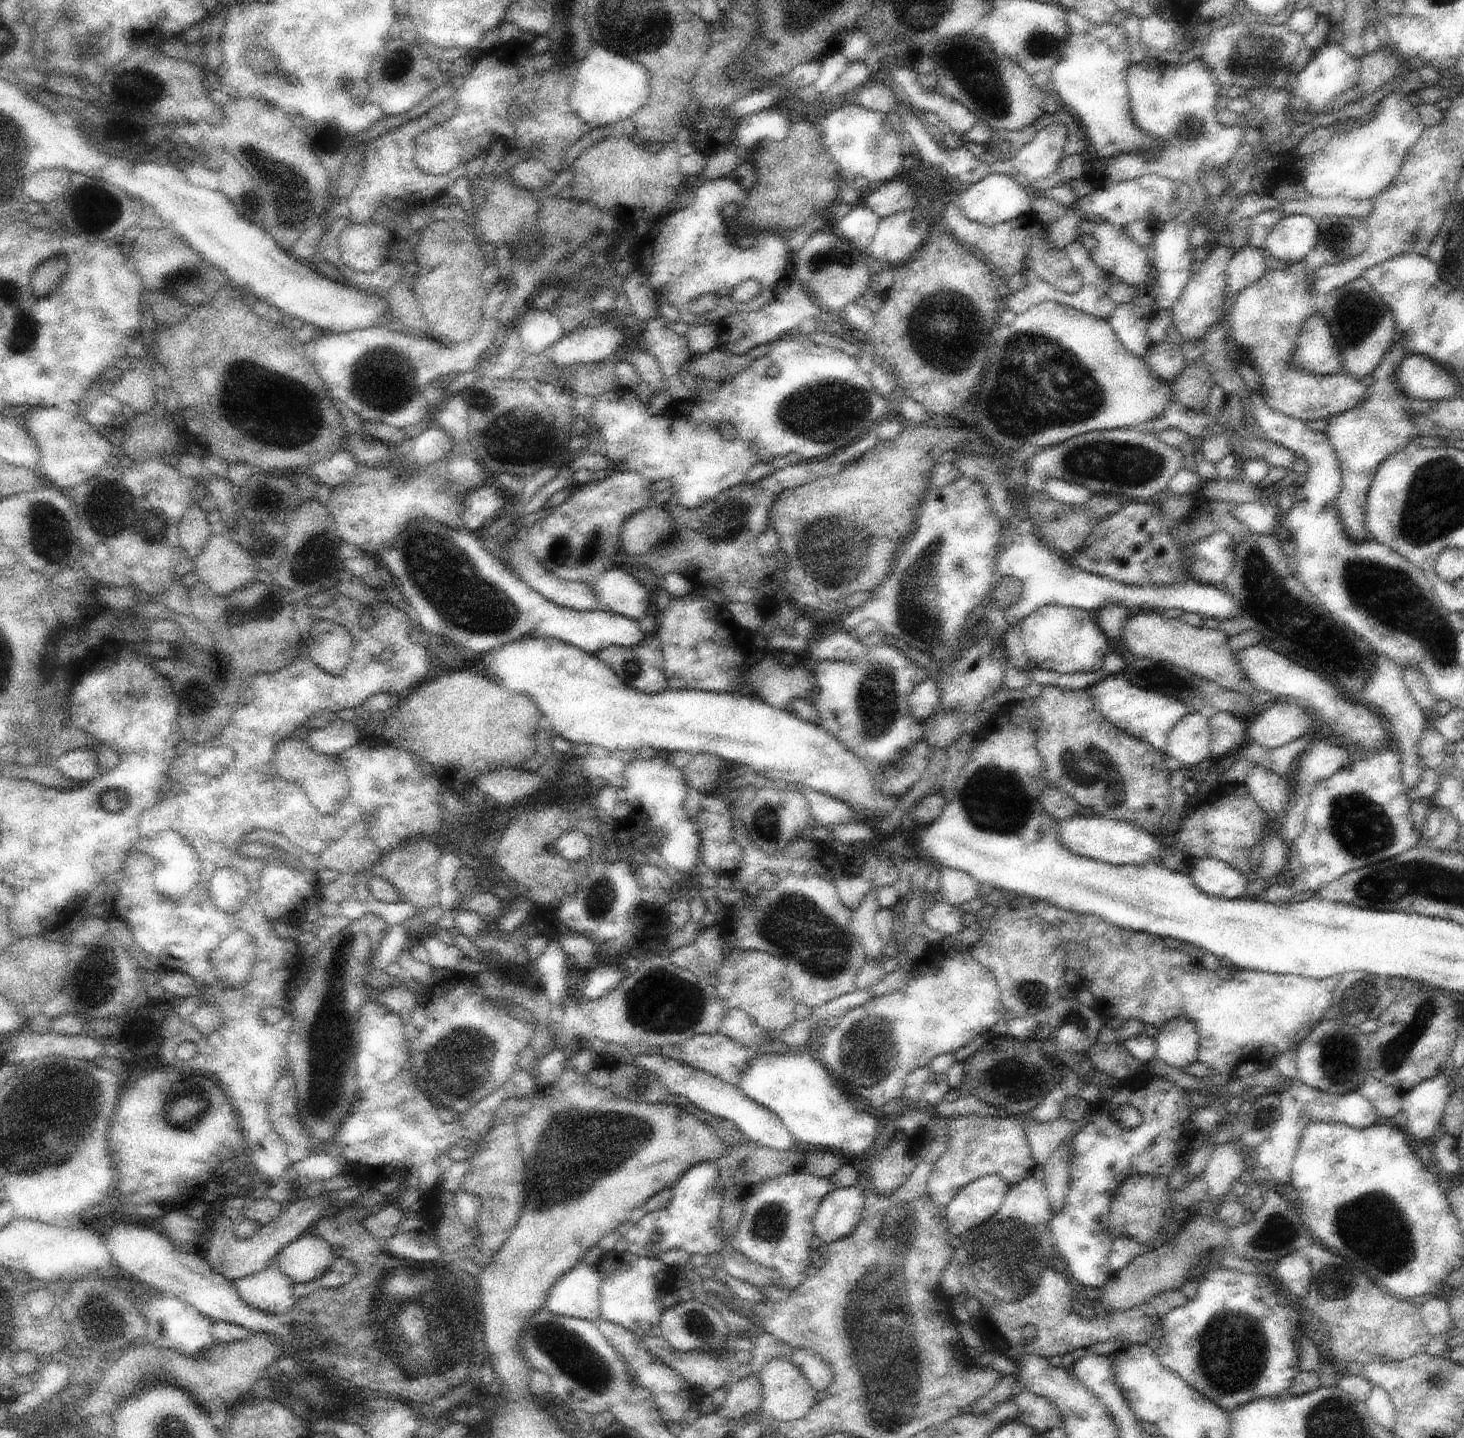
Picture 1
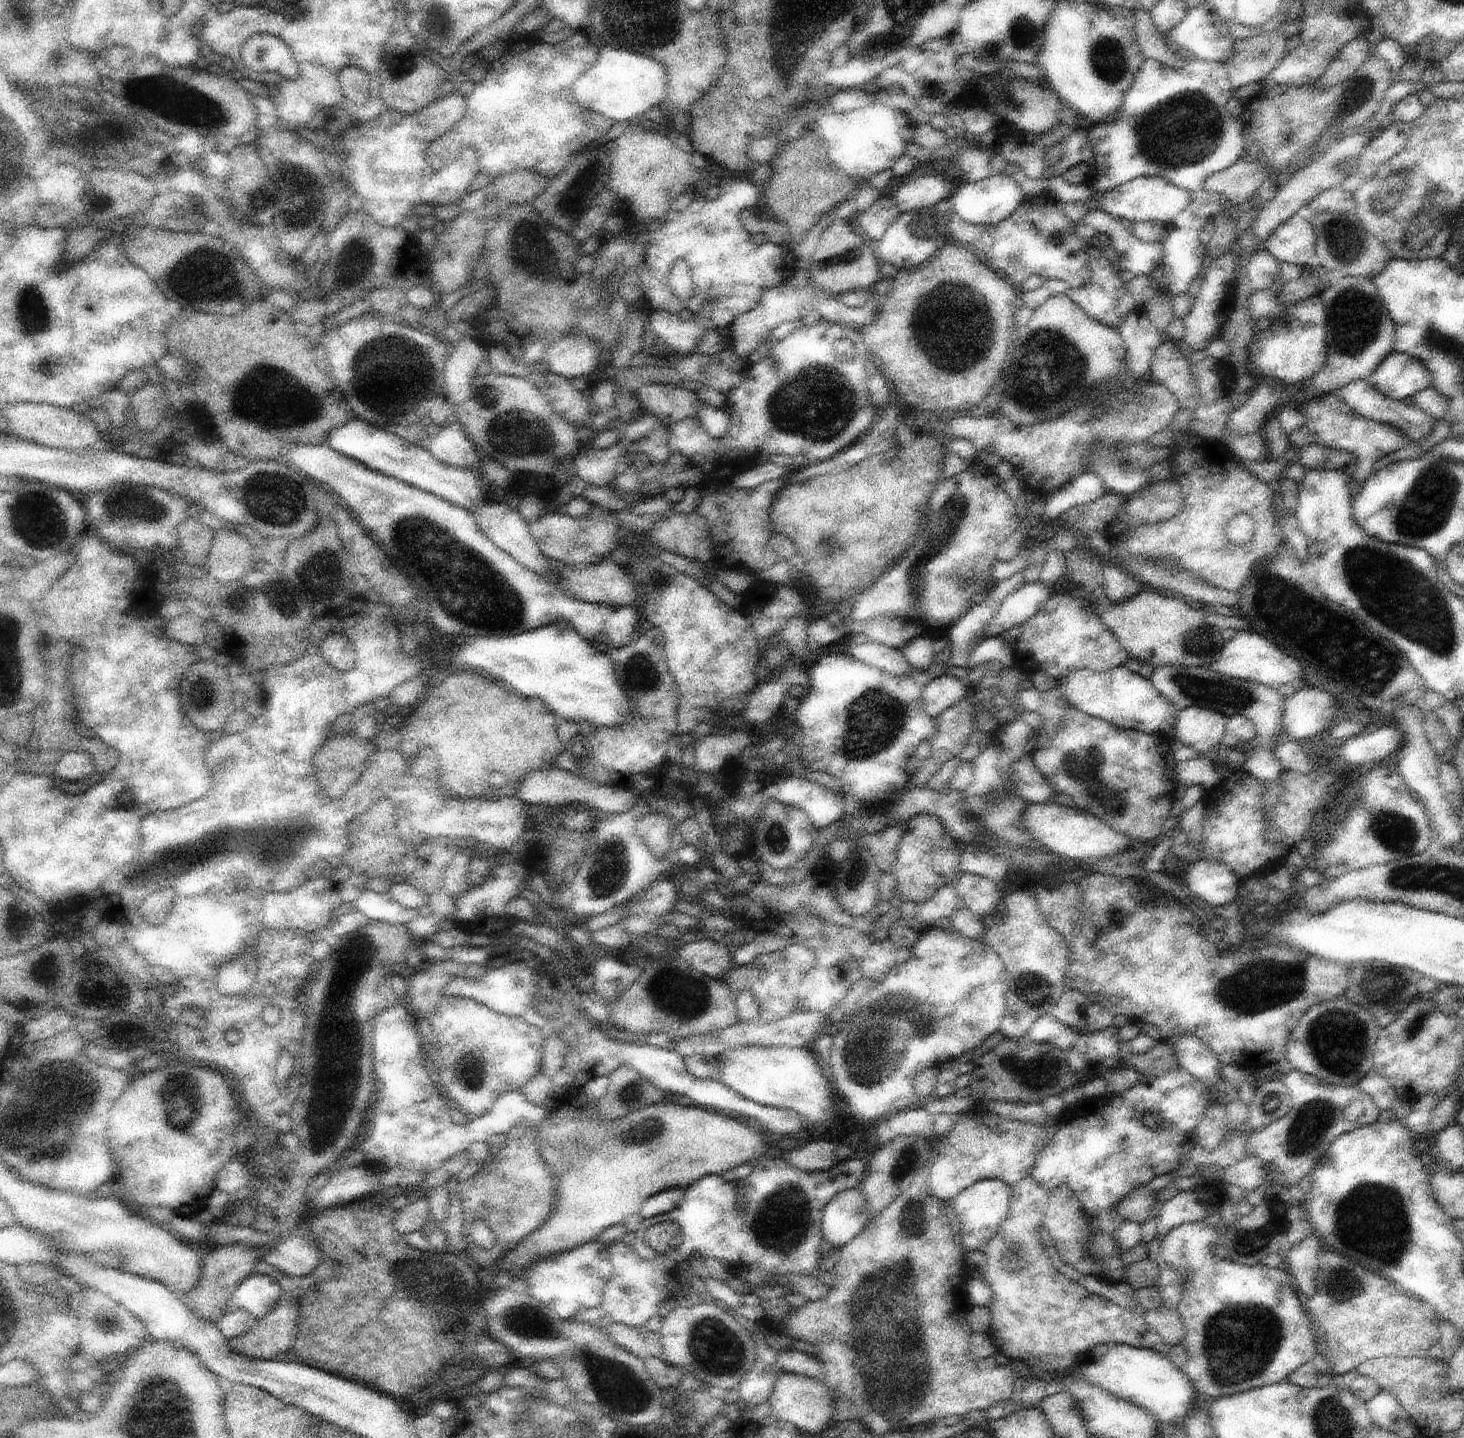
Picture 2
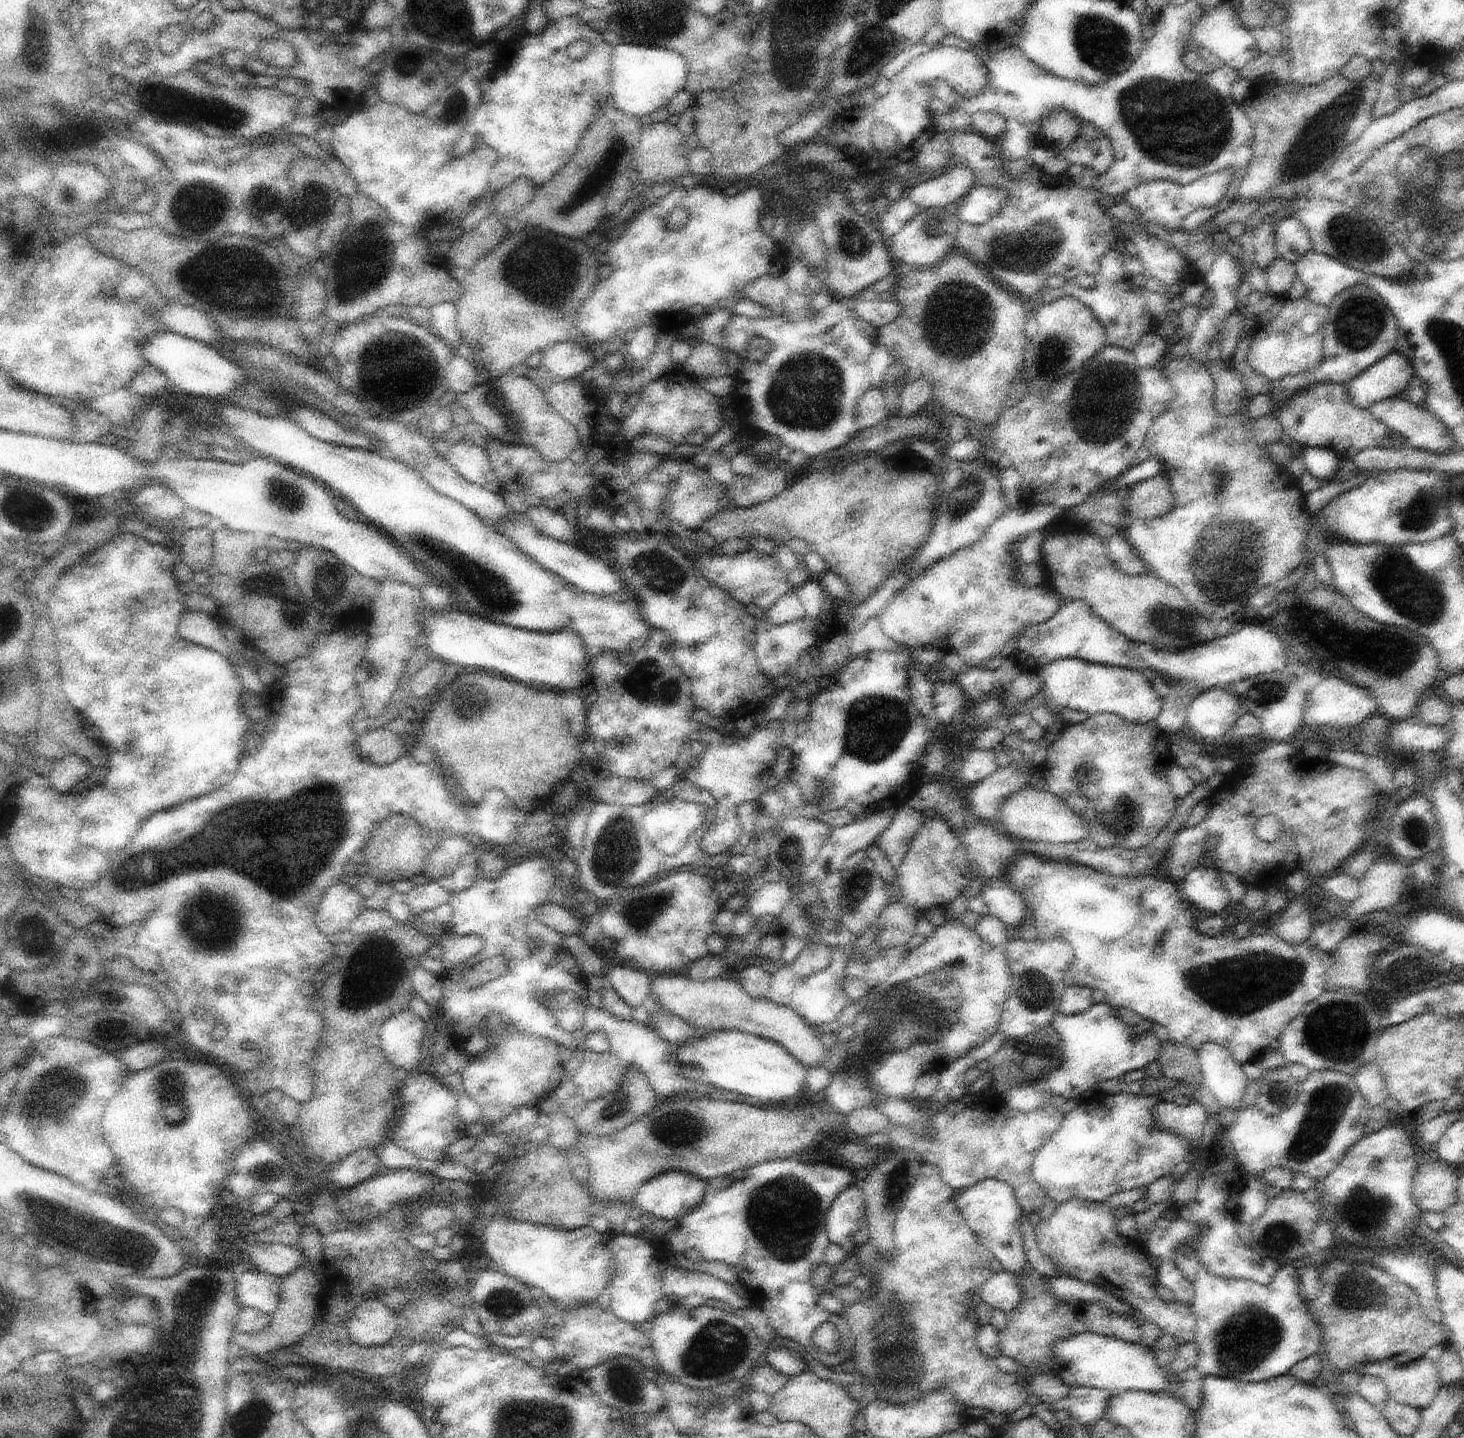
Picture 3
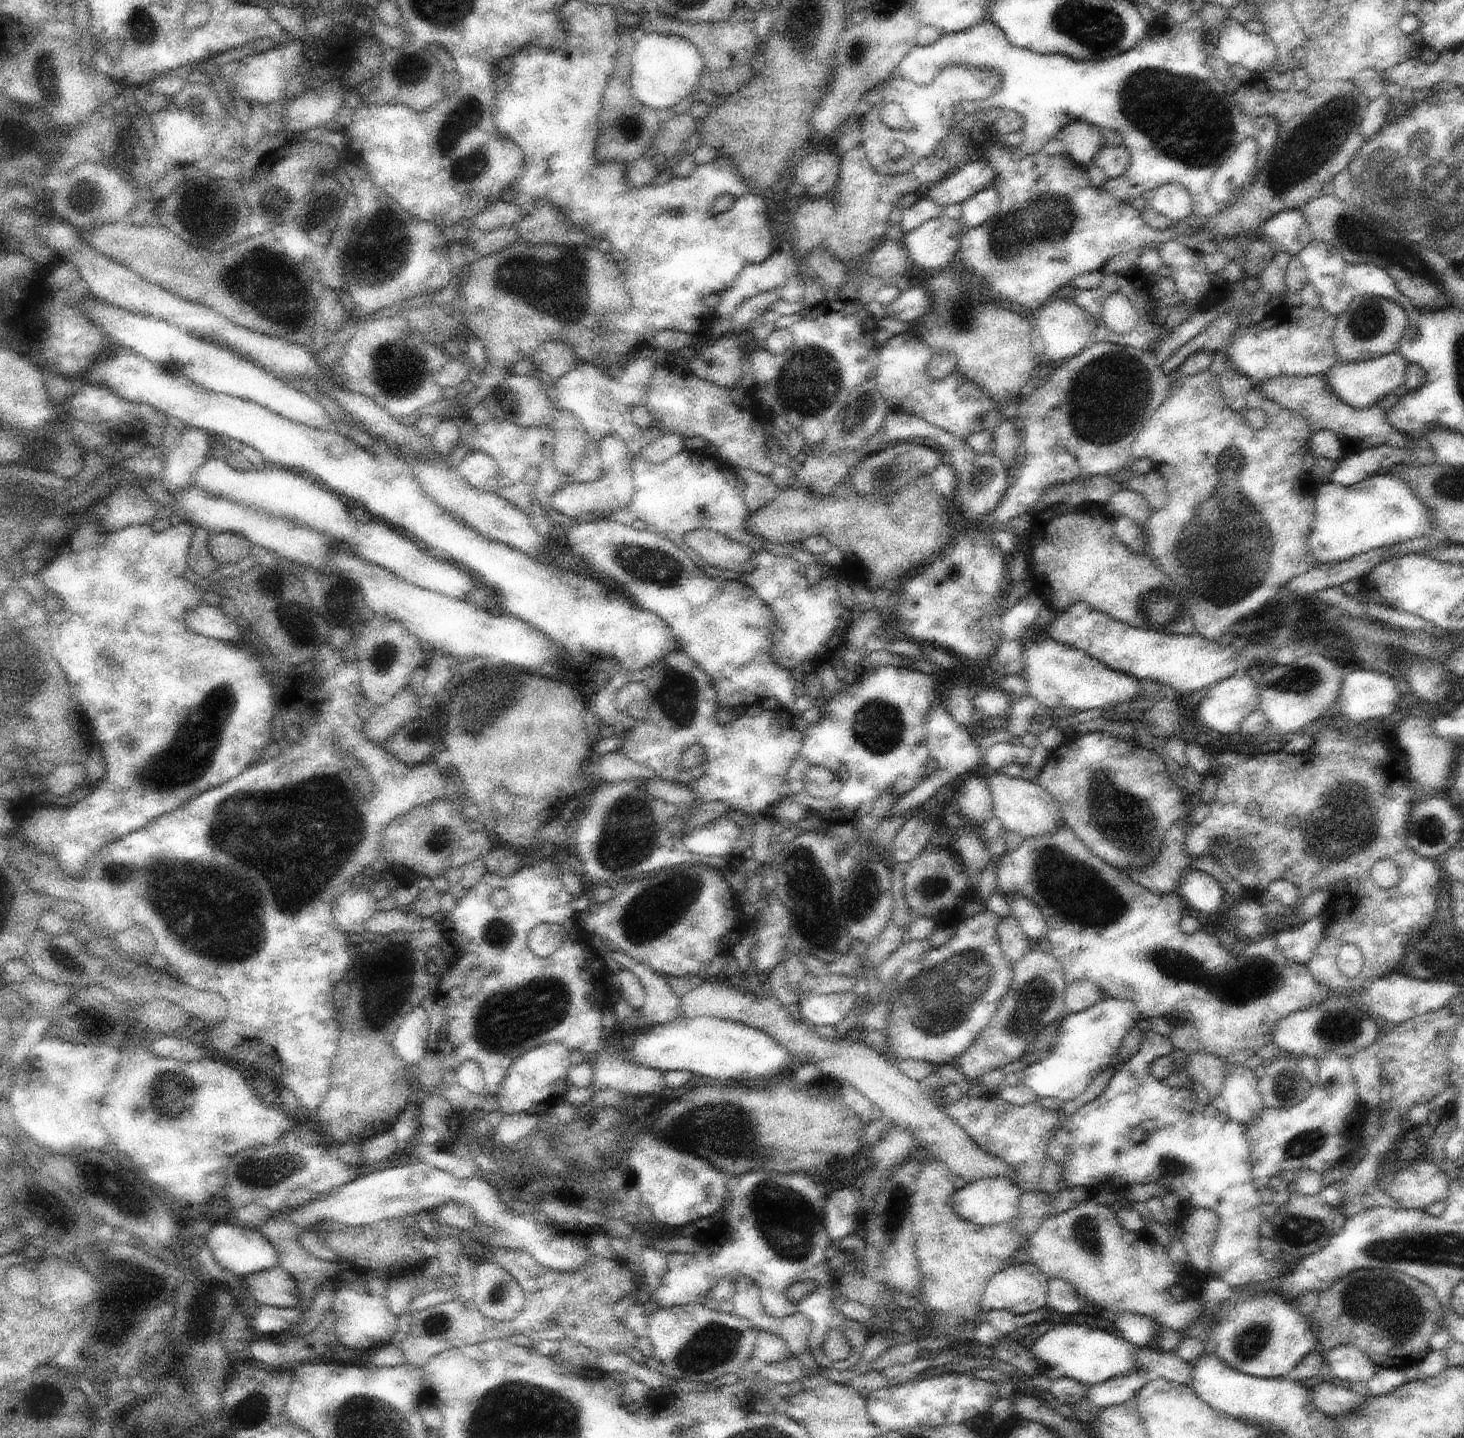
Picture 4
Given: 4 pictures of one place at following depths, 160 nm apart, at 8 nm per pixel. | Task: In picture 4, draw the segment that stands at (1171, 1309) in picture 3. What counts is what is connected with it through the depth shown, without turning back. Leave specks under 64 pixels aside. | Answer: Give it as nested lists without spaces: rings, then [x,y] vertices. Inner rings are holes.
[[[1094,1198],[1043,1220],[1027,1244],[1027,1251],[1031,1261],[1039,1266],[1049,1279],[1057,1278],[1069,1282],[1076,1289],[1078,1297],[1102,1311],[1139,1314],[1150,1317],[1153,1321],[1168,1323],[1179,1331],[1190,1326],[1190,1323],[1204,1312],[1200,1301],[1194,1298],[1188,1297],[1178,1303],[1172,1297],[1170,1288],[1180,1284],[1182,1276],[1174,1267],[1167,1247],[1162,1246],[1147,1228],[1134,1232],[1120,1226],[1117,1213]]]

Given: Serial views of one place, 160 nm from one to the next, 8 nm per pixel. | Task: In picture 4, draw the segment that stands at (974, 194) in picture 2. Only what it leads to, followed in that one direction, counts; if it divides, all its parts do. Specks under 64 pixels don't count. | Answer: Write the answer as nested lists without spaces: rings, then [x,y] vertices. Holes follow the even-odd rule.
[[[996,186],[981,190],[961,204],[962,224],[966,229],[973,229],[987,220],[994,218],[1000,206],[1000,195]]]

